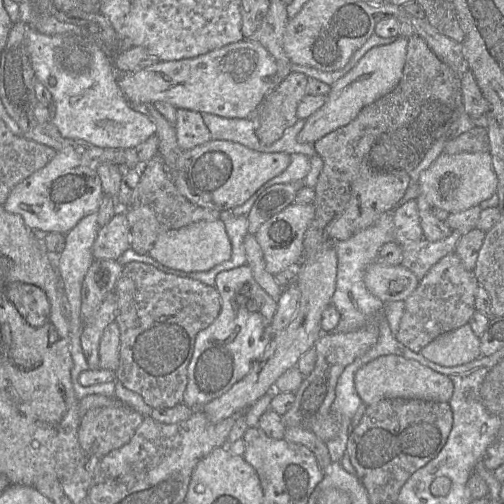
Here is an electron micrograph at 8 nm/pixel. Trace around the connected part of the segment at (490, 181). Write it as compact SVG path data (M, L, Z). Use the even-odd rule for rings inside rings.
M443 152L428 169L421 173L417 187L419 194L433 208L454 213L479 205L482 201L490 198L496 193L497 182L489 153L447 154Z

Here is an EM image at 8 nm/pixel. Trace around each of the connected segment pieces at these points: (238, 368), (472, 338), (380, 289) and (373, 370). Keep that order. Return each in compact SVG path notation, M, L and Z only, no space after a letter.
M248 264L220 272L215 286L221 297L221 311L209 327L197 334L188 365L183 403L193 409L200 409L221 396L250 371L271 341L272 321L277 311L277 300L255 281Z
M467 323L456 330L440 335L426 345L420 354L441 366L459 366L481 356L480 340Z
M375 260L366 269L364 282L369 292L386 304L405 301L420 281L402 265L386 265Z
M397 355L381 356L367 363L356 372L354 383L359 397L367 406L390 398L448 403L454 391L453 382L447 376L437 373L416 361Z

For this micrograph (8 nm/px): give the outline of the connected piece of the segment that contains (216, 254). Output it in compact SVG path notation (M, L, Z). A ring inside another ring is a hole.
M221 219L201 221L164 233L155 242L149 255L170 269L184 272L207 271L231 258L232 245Z

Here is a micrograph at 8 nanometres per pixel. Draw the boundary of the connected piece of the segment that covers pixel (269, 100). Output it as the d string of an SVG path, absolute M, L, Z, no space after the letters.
M292 72L270 92L259 109L256 136L263 145L280 139L284 131L297 121L297 108L306 93L308 77Z

